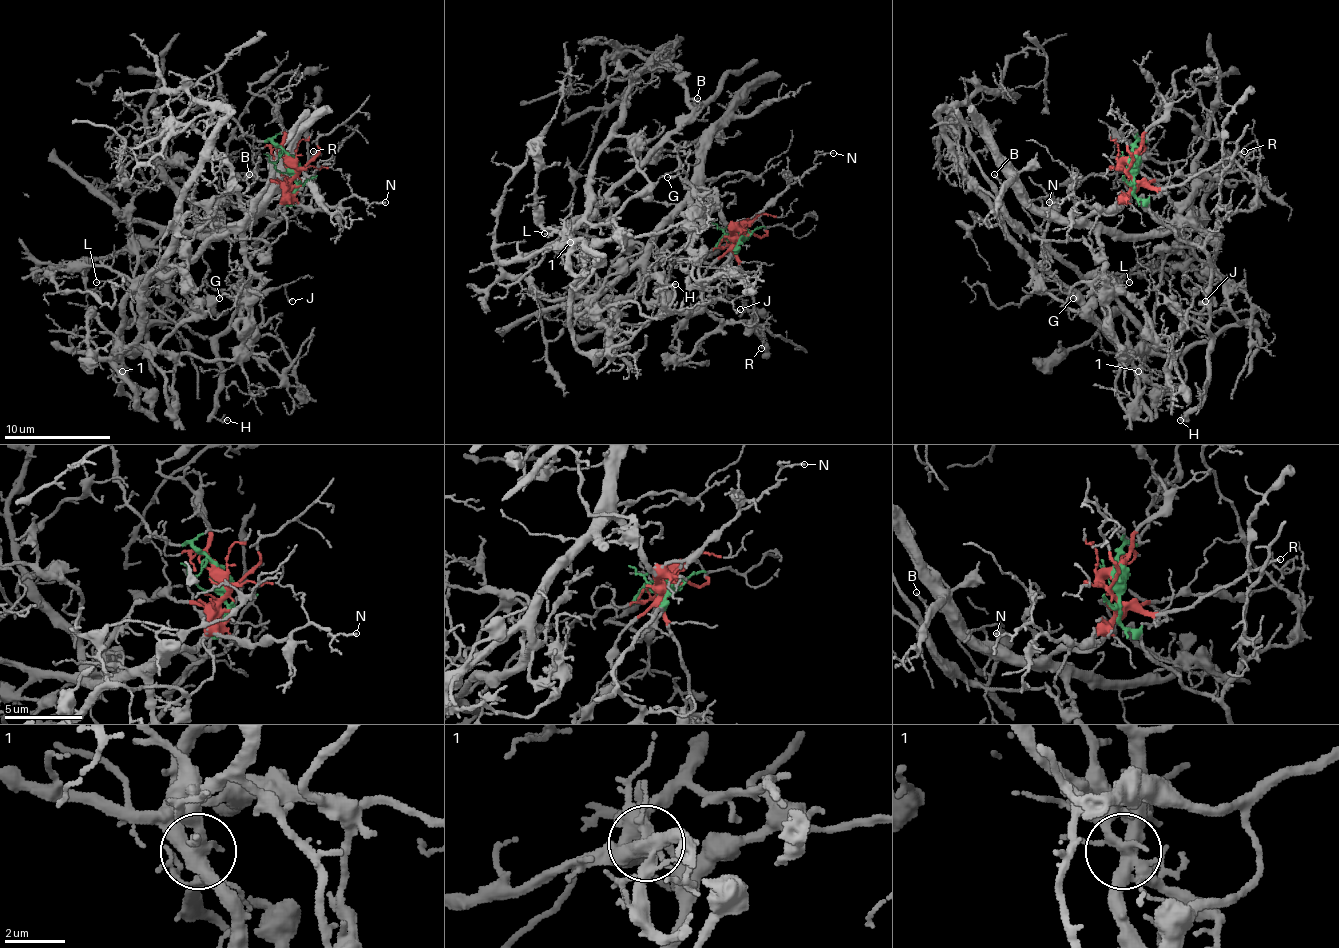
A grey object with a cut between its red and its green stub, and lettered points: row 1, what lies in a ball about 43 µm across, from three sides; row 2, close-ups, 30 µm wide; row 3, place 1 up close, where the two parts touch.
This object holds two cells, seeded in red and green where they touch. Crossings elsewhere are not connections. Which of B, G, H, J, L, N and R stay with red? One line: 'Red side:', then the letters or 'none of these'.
Red side: G, N, R

